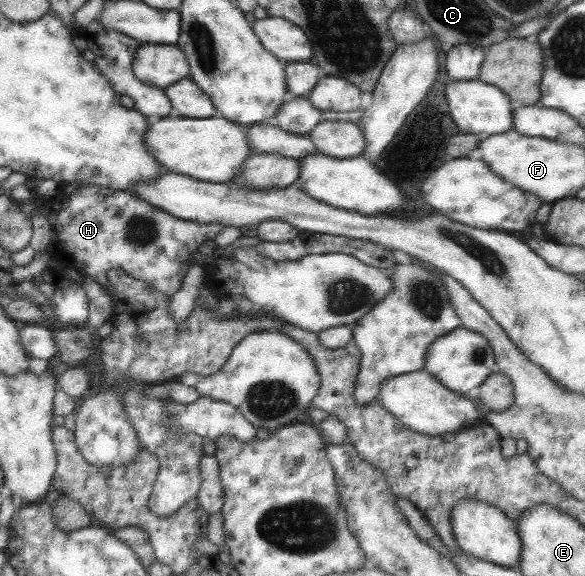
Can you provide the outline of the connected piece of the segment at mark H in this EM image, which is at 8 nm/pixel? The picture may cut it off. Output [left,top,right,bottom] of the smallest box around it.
[48,184,225,295]

